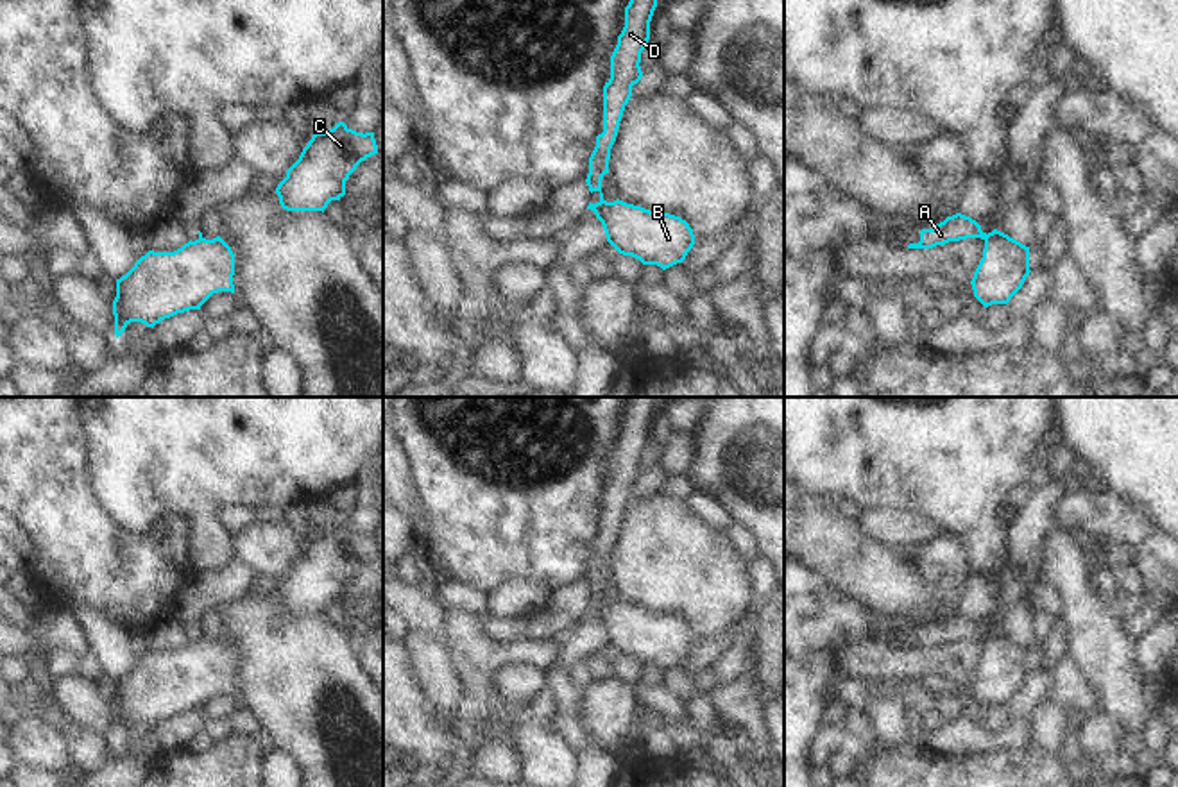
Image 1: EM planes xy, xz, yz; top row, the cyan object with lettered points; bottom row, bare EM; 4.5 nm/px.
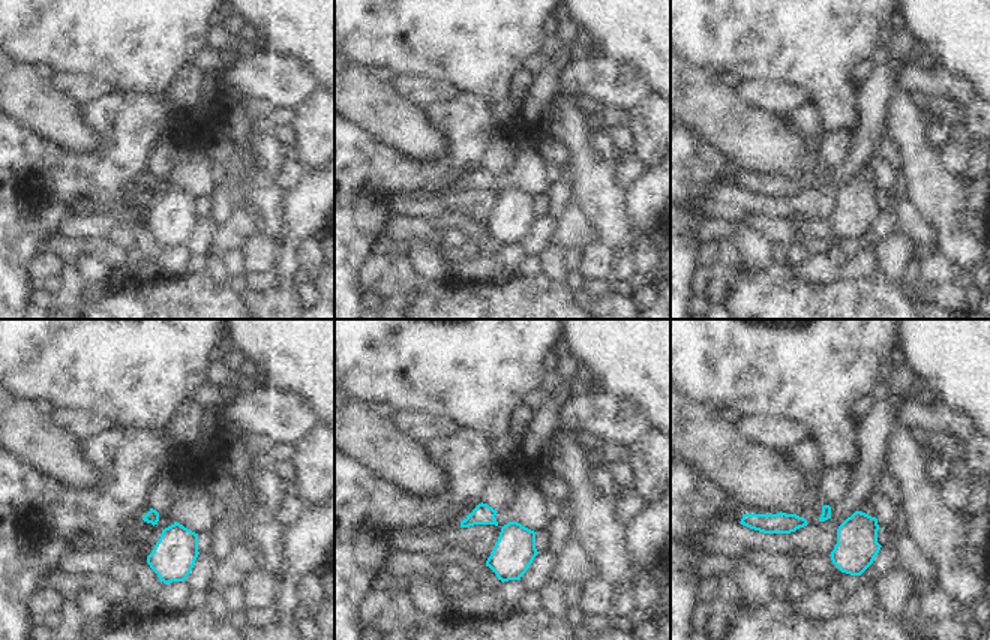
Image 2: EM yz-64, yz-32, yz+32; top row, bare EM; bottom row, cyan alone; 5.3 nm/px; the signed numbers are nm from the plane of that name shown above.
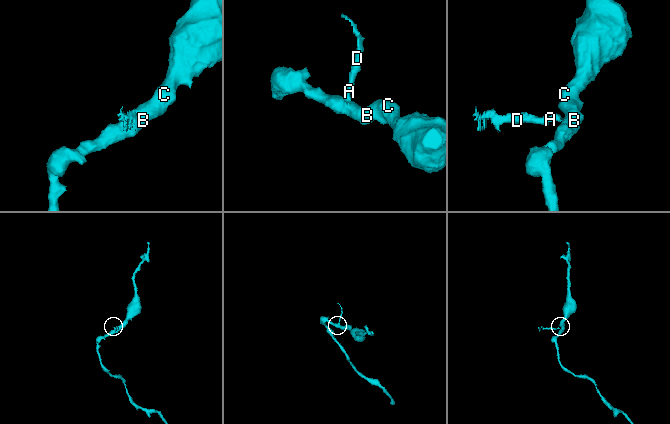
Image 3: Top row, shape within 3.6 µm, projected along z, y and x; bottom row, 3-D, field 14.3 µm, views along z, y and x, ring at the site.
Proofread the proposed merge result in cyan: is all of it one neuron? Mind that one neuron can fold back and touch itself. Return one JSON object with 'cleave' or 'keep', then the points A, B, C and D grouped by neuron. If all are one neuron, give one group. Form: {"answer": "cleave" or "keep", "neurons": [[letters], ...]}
{"answer": "cleave", "neurons": [["A", "D"], ["B", "C"]]}

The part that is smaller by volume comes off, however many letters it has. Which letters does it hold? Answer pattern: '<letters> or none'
A, D

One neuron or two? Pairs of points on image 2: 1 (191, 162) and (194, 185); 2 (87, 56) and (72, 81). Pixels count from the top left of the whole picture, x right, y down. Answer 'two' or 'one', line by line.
1: one
2: two

